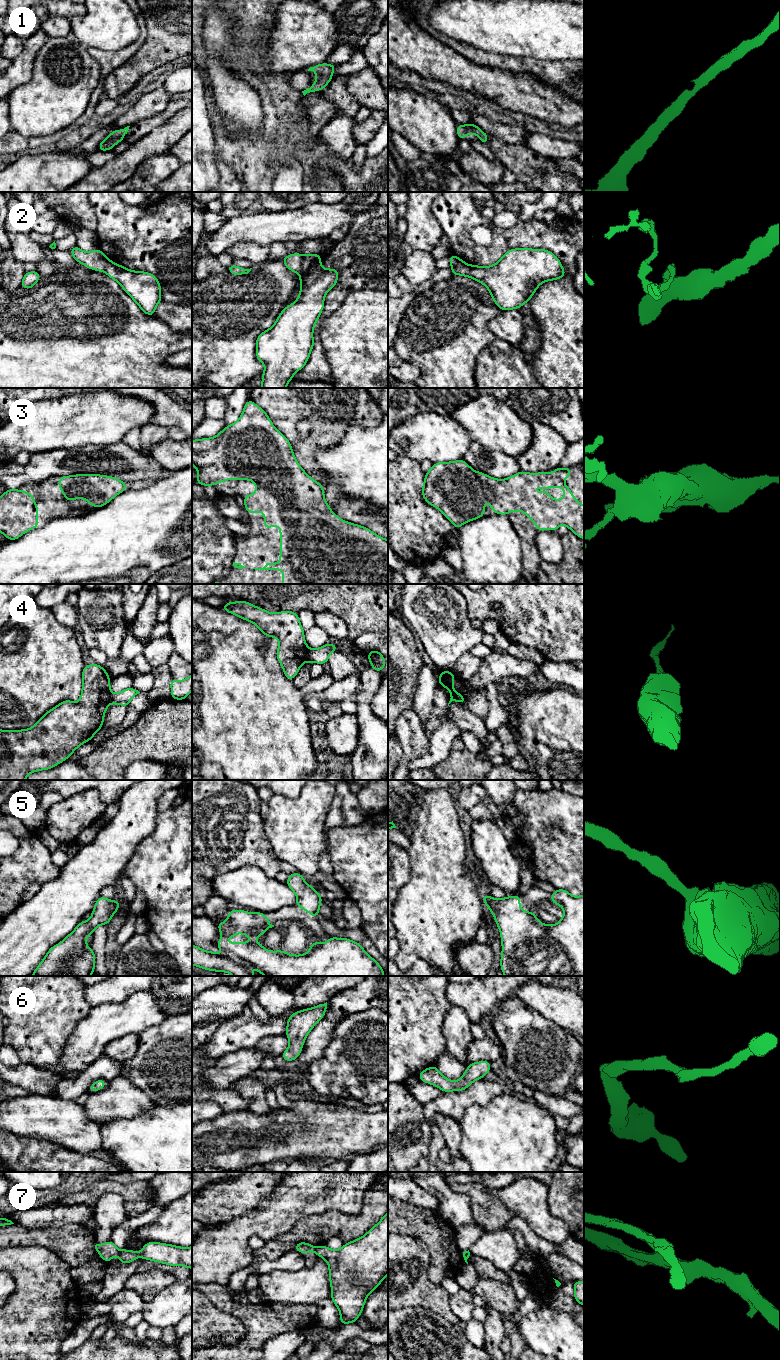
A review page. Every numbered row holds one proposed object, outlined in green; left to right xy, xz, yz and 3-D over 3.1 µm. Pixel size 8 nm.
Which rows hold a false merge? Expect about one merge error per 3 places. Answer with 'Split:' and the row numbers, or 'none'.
Split: 2, 4, 7

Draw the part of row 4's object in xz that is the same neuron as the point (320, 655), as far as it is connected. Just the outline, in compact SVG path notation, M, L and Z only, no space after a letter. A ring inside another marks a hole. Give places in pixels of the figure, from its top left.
M327 643L317 649L308 649L306 661L323 665L325 663L328 663L329 654L332 651L337 650L339 650L338 646L336 644L331 643Z

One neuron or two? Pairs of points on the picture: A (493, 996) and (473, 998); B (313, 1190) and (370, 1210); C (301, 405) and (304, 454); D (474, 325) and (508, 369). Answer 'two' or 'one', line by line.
A: one
B: two
C: one
D: two

